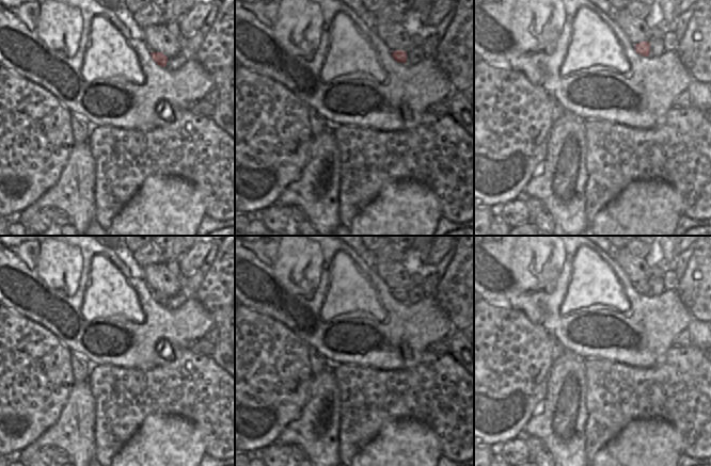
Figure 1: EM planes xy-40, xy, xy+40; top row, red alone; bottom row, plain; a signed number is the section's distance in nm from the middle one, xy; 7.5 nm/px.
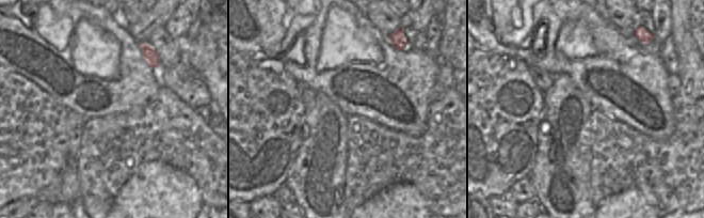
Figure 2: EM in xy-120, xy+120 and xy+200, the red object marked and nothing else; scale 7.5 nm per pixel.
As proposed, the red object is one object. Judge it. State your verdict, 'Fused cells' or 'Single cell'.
Single cell

